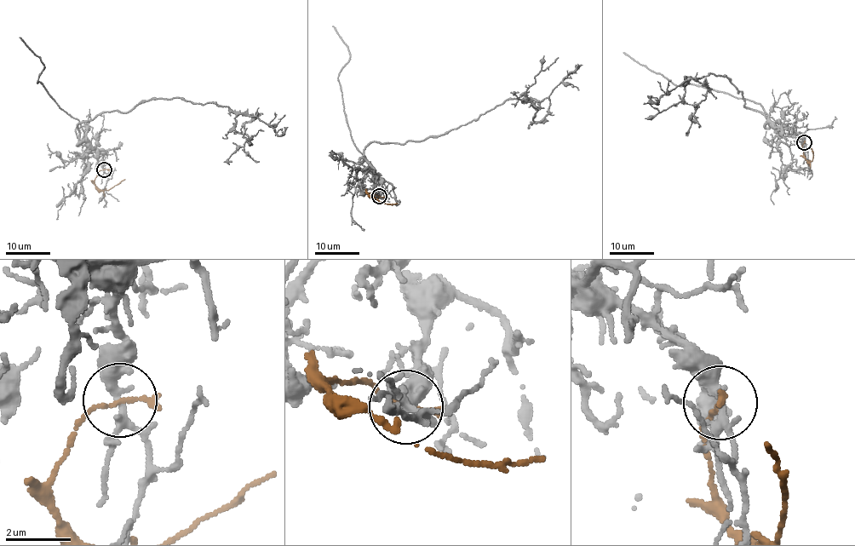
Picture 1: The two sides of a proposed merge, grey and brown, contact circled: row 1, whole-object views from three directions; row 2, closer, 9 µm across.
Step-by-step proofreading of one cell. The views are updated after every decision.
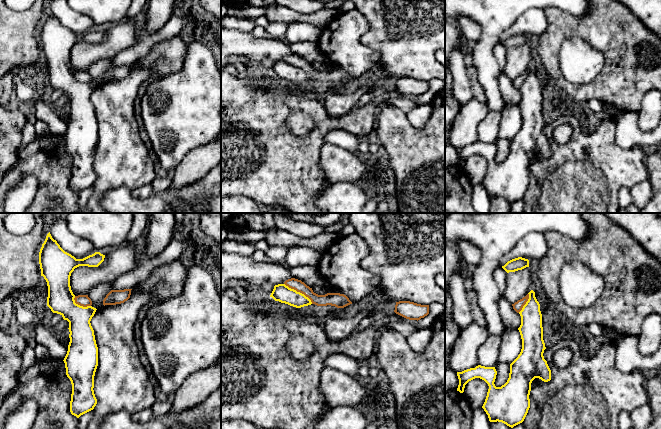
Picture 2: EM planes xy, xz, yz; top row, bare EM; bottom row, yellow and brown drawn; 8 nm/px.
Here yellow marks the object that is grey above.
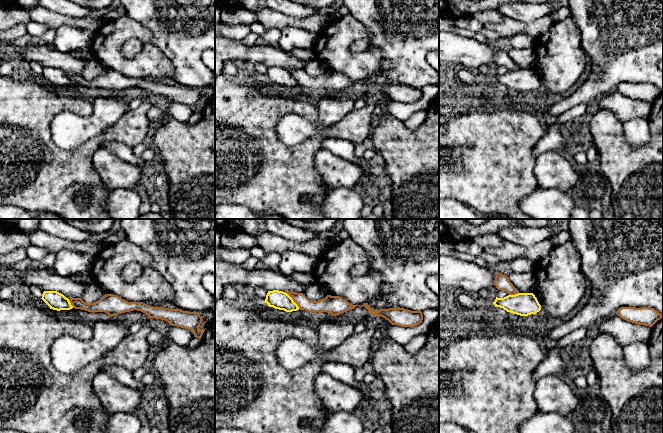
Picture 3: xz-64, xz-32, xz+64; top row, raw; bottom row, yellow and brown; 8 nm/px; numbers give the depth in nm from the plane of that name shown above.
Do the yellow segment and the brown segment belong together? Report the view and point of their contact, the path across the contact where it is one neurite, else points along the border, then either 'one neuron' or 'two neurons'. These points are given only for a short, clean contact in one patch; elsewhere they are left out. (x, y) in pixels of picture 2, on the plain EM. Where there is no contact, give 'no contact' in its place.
xz (299, 68) | along xz (284, 59), (303, 69), (312, 79) | two neurons

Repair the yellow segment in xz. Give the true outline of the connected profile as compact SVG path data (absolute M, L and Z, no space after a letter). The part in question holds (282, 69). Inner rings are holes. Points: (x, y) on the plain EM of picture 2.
M285 60L275 61L270 73L272 73L275 77L279 77L296 84L312 80L311 76L304 70L289 64Z

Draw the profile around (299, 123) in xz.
M294 111L287 119L288 131L293 136L305 136L314 129L314 120L303 111Z

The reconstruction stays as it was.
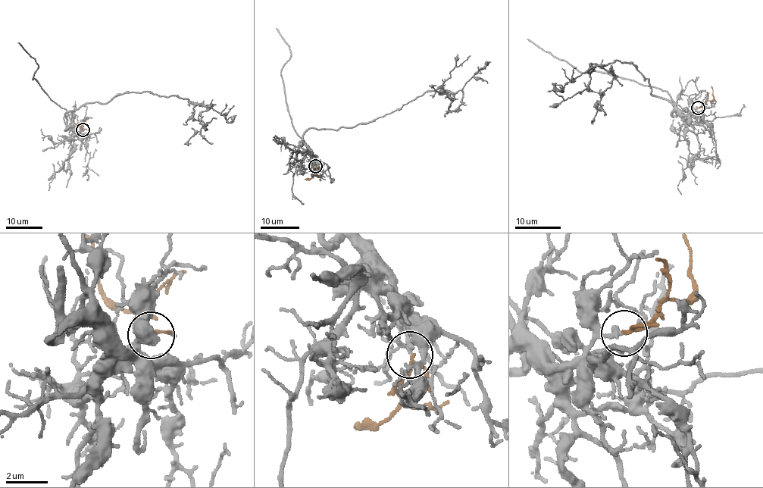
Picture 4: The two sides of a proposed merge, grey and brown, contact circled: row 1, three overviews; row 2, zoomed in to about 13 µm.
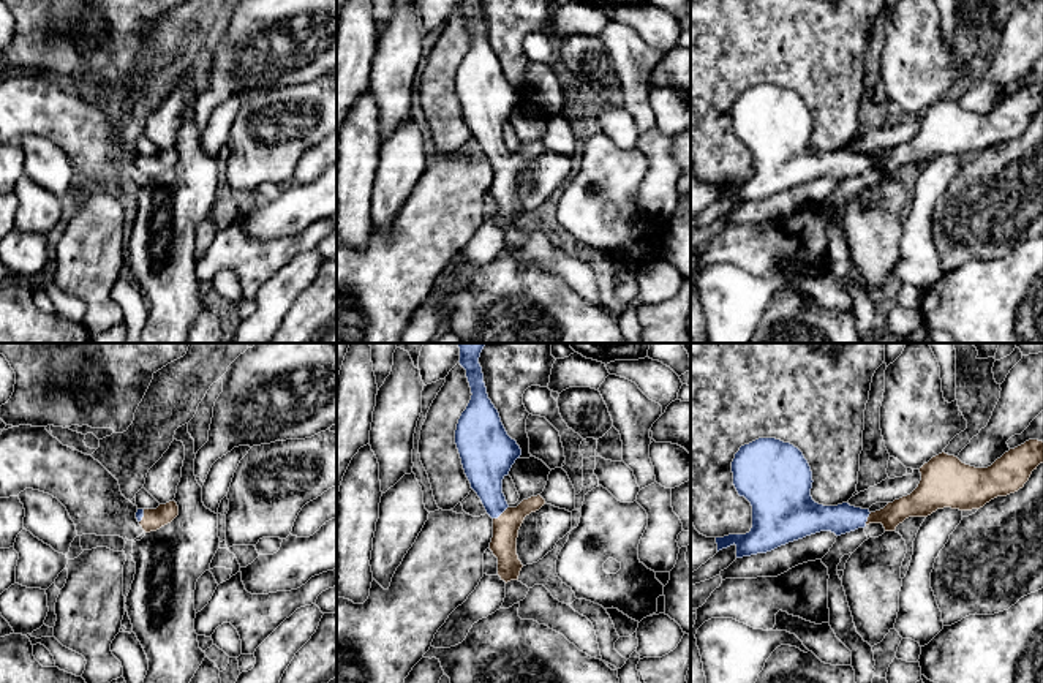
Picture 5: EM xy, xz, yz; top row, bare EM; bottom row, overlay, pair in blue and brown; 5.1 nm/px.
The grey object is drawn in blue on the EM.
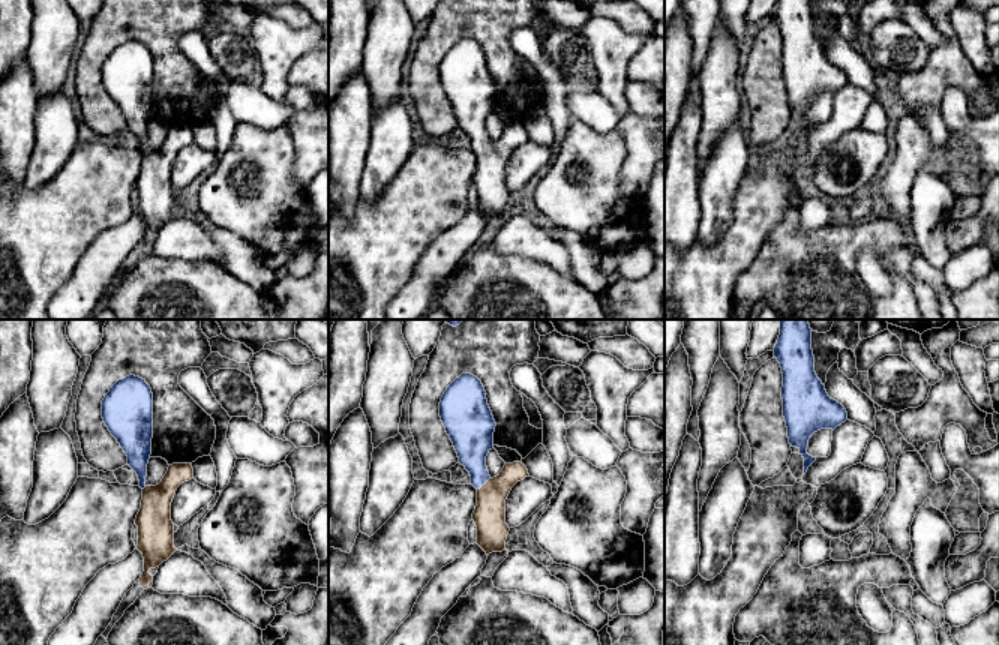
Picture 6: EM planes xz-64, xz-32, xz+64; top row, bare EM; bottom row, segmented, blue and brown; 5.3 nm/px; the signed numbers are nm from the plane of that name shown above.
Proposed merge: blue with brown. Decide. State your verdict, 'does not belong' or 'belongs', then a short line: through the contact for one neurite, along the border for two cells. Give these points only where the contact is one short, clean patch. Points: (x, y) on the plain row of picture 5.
belongs | xz (485, 114), (490, 141), (500, 160), (506, 166), (506, 173)

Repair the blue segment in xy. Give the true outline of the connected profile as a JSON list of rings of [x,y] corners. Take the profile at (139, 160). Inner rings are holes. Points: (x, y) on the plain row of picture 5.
[[[175,147],[160,150],[156,155],[137,155],[136,164],[145,179],[156,177],[179,161]]]

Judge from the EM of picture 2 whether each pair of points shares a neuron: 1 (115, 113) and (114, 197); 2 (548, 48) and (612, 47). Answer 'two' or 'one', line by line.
1: two
2: one

